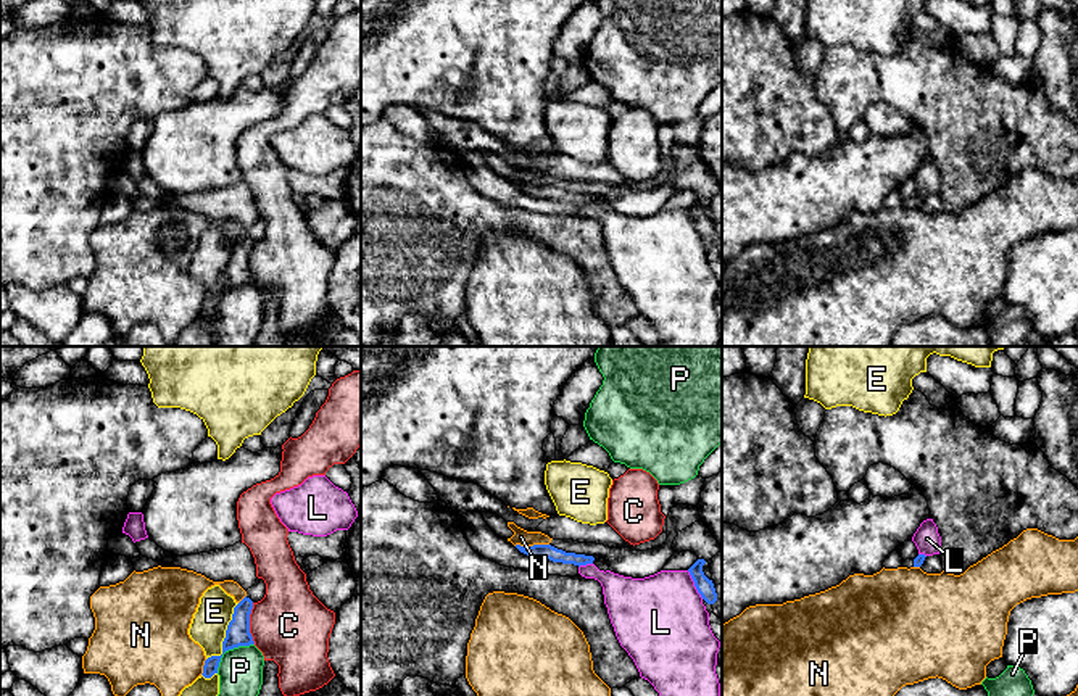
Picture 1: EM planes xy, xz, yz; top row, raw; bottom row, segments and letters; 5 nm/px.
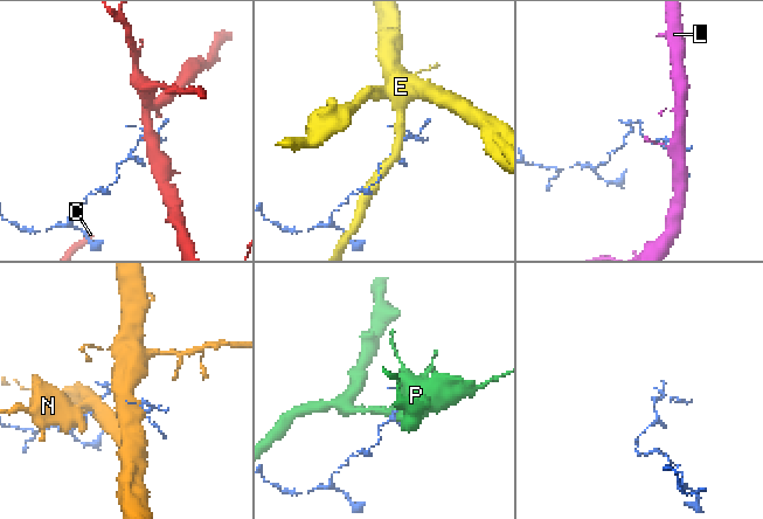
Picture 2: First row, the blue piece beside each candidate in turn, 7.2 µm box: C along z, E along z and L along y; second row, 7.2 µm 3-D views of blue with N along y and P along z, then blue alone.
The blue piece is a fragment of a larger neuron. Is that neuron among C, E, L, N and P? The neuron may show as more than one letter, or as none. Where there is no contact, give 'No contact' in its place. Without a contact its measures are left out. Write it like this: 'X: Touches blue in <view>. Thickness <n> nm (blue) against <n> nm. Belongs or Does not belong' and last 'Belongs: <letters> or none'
C: Touches blue in xy. Thickness 120 nm (blue) against 380 nm. Does not belong
E: Touches blue in xy. Thickness 120 nm (blue) against 180 nm. Does not belong
L: Touches blue in xz. Thickness 90 nm (blue) against 460 nm. Does not belong
N: Touches blue in xz. Thickness 80 nm (blue) against 80 nm. Does not belong
P: Touches blue in xy. Thickness 120 nm (blue) against 220 nm. Does not belong
Belongs: none

